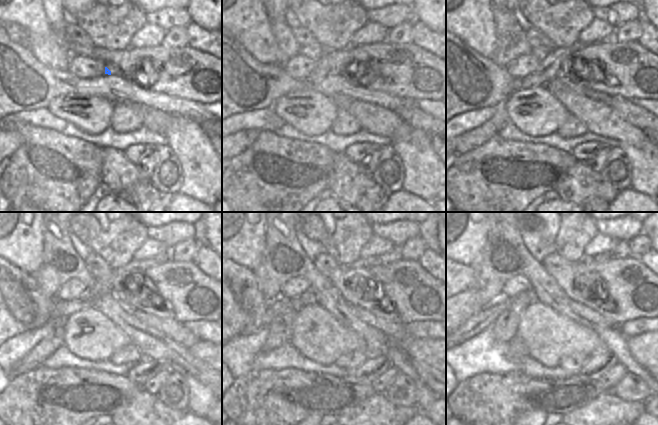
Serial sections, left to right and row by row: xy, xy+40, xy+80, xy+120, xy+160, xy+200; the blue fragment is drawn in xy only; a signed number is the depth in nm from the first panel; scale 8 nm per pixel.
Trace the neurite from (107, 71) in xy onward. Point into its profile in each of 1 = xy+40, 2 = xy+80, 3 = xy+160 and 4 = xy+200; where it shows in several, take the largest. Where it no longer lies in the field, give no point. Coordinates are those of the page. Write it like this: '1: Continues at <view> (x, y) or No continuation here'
1: Continues at xy+40 (330, 63)
2: Continues at xy+80 (549, 68)
3: Continues at xy+160 (271, 308)
4: Continues at xy+200 (485, 318)

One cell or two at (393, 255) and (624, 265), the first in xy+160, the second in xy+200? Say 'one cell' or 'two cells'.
two cells

